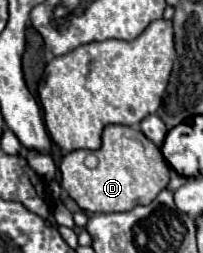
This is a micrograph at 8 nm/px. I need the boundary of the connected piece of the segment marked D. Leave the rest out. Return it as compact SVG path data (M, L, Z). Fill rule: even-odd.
M110 124L102 134L102 148L94 154L100 158L96 168L84 164L88 150L74 150L60 162L62 188L88 212L126 212L138 204L150 204L160 190L170 182L170 164L164 160L160 148L152 144L140 130L130 126Z

